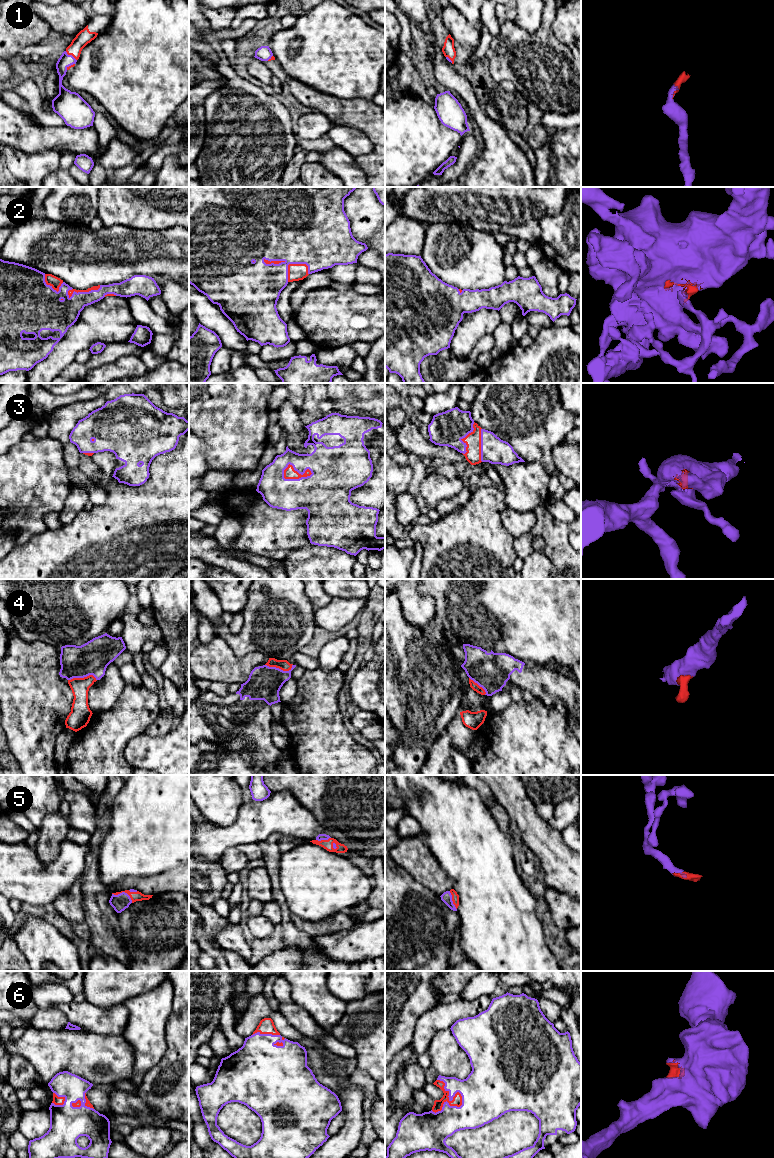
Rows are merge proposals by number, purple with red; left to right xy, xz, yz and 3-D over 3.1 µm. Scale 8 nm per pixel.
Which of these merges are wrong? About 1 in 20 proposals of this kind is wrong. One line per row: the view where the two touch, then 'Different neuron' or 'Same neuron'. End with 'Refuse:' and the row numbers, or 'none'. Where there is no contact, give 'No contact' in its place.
1: Touches purple in xy. Same neuron
2: Touches purple in xy. Same neuron
3: Touches purple in xz. Same neuron
4: Touches purple in xz. Same neuron
5: Touches purple in xy. Same neuron
6: Touches purple in yz. Same neuron
Refuse: none

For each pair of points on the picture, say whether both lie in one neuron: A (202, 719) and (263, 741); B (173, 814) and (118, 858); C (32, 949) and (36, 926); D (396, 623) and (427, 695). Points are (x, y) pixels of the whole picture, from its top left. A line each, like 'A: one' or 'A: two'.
A: one
B: one
C: one
D: one

